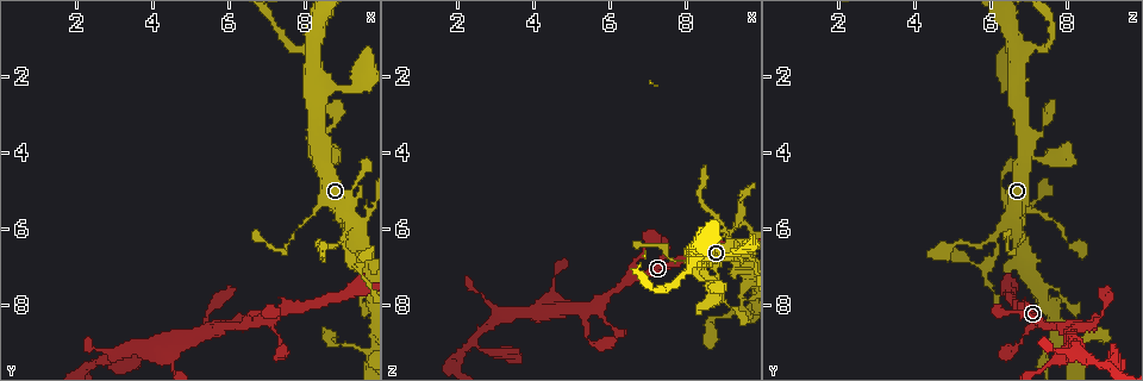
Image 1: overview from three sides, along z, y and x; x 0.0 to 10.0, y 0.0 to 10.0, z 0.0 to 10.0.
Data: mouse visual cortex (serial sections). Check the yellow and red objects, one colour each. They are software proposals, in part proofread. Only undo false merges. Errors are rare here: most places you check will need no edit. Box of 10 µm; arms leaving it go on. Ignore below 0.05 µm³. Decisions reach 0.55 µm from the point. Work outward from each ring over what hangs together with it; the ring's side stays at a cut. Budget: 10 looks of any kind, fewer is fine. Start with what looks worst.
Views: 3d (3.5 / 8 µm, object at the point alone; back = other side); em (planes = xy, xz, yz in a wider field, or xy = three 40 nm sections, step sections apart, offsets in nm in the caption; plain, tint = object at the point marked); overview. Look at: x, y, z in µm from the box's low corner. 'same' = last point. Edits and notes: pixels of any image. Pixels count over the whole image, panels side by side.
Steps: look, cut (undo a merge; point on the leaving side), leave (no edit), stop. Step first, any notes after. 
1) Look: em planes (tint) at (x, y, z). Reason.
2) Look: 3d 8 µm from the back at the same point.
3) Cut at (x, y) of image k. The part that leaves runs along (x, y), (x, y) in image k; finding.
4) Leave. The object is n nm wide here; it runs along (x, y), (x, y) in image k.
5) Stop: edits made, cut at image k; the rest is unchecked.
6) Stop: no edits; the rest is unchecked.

Look: 3d 3.5 µm at (9.05, 6.25, 6.15). A fork.

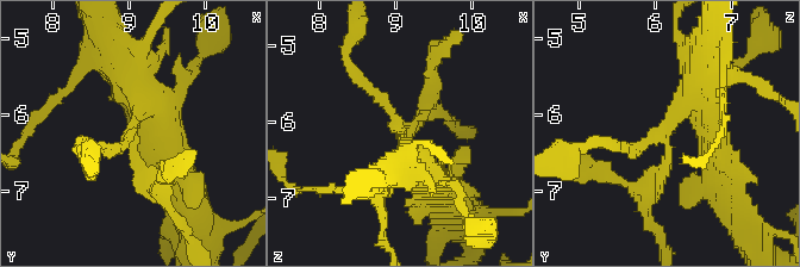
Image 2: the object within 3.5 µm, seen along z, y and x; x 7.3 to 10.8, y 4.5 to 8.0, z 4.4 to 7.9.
Look: em xy step 1 (tint) at (9.05, 6.30, 6.15). 3 arms meet here; the arms are 150, 200, 450 nm wide; now the EM.

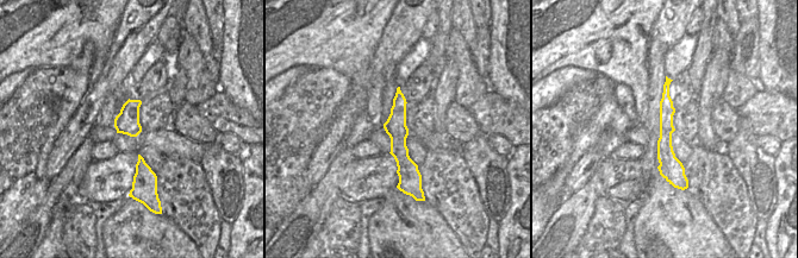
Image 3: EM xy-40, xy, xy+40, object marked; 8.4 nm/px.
Look: em xy step 3 (tint) at the same point.

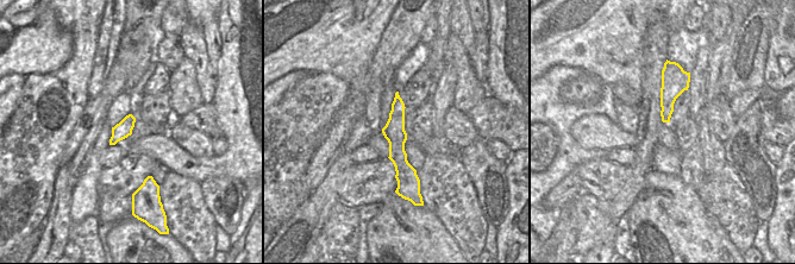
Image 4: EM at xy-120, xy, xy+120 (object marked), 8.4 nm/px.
Leave. It runs along (132, 72), (132, 156), (158, 188) in image 2; one cell here.

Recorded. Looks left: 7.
Look: 3d 8 µm at (4.45, 9.00, 8.15). Side arm on a straight run.

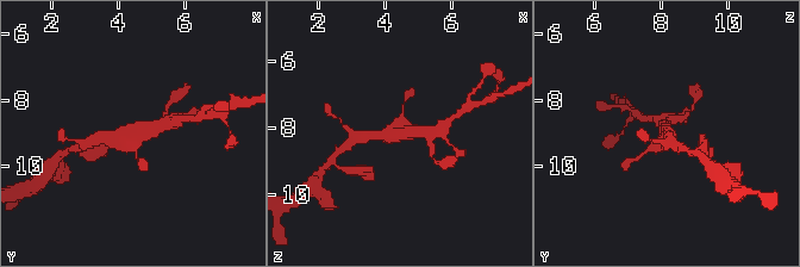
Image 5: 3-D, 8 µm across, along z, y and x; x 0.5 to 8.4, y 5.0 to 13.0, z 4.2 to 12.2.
Look: em xy step 1 (tint) at the same point. 3 arms meet here; the arms are 200, 350, 350 nm wide; need the tissue.

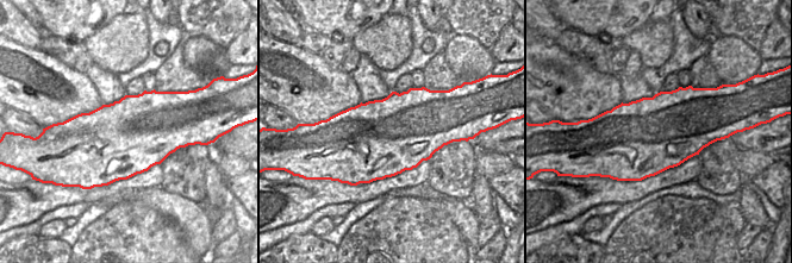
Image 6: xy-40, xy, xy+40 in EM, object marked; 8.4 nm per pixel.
Leave. The object is 650 nm wide here; it runs along (163, 125), (130, 136), (95, 140) in image 5; continuous, no second cell.

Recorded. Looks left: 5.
Look: 3d 8 µm at (8.45, 4.15, 7.10). Three arms meet.

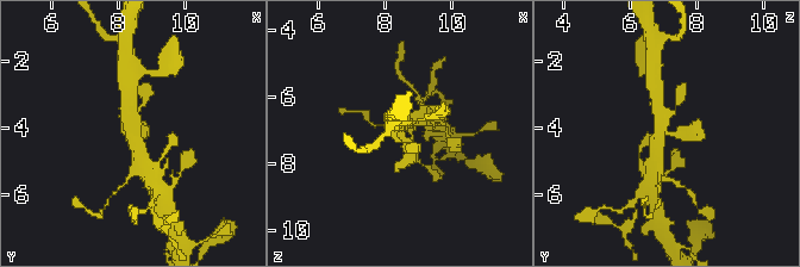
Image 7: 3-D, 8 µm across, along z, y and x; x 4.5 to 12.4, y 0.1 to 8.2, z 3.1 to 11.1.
Look: em planes (tint) at the same point. 3 arms meet here; the arms are 350, 400, 400 nm wide.

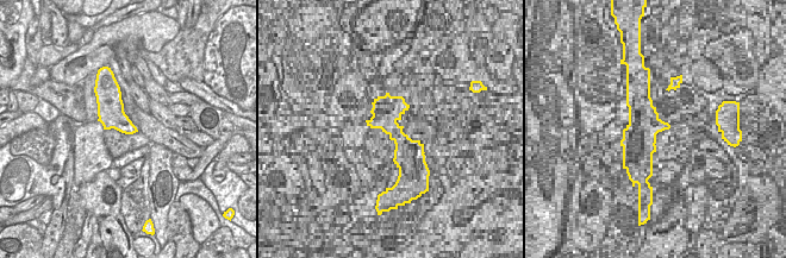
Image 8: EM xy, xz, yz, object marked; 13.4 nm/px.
Leave. It runs along (652, 162), (660, 134), (694, 131) in image 7; continuous, no second cell.

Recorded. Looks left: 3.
Look: 3d 8 µm at (8.35, 2.45, 6.70). A fork.

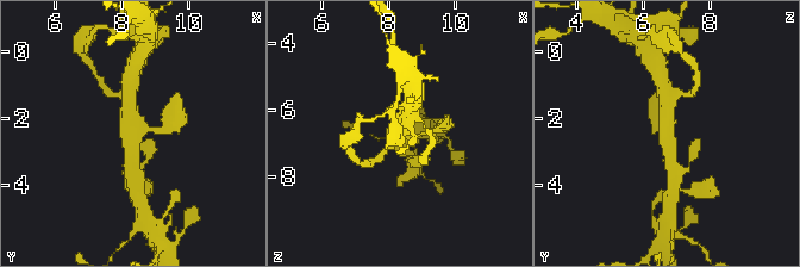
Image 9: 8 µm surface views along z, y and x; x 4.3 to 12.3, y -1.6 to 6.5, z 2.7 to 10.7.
Look: 3d 3.5 µm at the same point. Closer look.

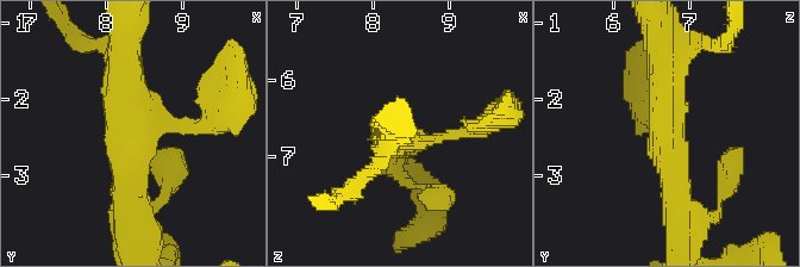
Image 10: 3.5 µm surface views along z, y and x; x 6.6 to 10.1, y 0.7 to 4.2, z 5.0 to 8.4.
Look: em planes (tint) at (8.25, 2.40, 6.70). 3 arms meet here; the arms are 150, 400, 400 nm wide; shape alone is not enough.

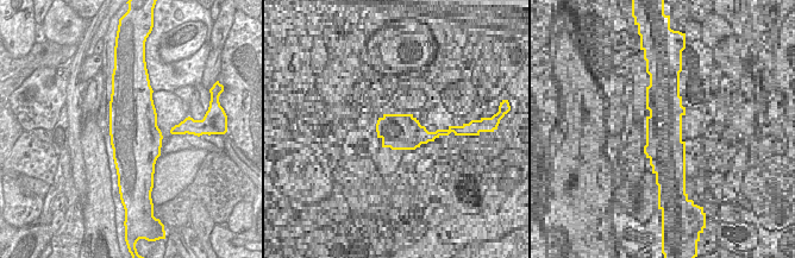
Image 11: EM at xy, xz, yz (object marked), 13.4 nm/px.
Leave. It runs along (679, 211), (663, 50) in image 10; continuous, no second cell.

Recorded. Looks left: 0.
Stop: no edits; the rest is unchecked.

